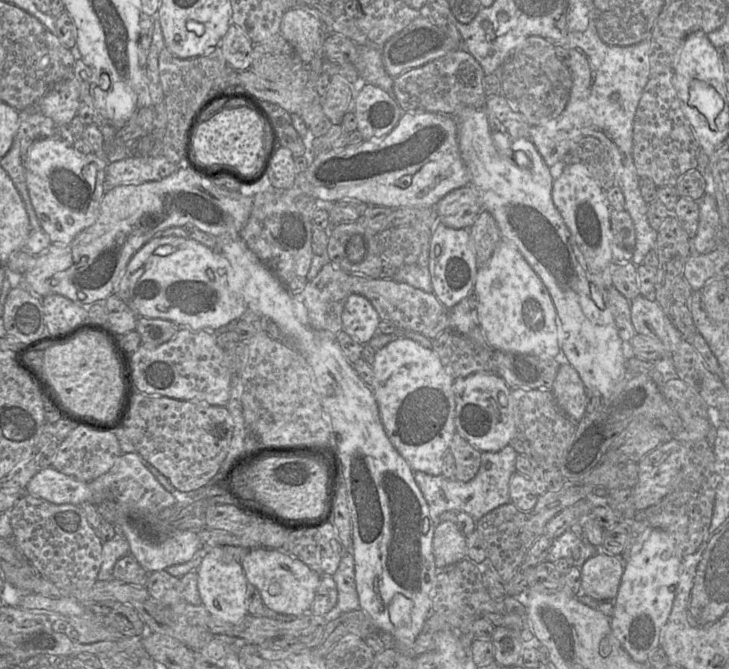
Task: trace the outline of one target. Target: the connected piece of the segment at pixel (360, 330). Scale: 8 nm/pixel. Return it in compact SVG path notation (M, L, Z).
M351 293L342 312L343 329L354 341L366 345L378 333L381 321L371 302L360 294Z

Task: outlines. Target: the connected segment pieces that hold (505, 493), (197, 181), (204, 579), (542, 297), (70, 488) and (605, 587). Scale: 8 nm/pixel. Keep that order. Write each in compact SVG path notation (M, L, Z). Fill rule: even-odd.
M508 444L499 451L481 452L481 465L476 476L462 482L456 479L448 479L443 475L433 476L421 471L414 471L414 480L423 494L429 508L435 526L439 516L446 511L465 512L476 521L481 519L495 508L511 502L510 479L516 472L516 458L518 453Z
M186 165L179 166L175 172L161 180L108 188L100 202L97 220L69 244L50 244L42 254L35 257L34 266L21 276L21 283L40 298L59 294L88 309L96 301L105 301L116 291L118 281L132 256L167 228L193 225L218 239L240 238L240 232L252 209L254 194L244 189L240 192L218 189L212 180L197 174Z
M235 546L203 547L205 555L197 571L198 592L202 605L215 618L231 624L240 623L247 612L247 579L241 558L248 550Z
M501 240L489 260L479 266L474 289L478 301L475 309L476 324L494 350L546 357L555 357L560 352L554 303L539 276L513 245Z
M52 466L40 468L28 482L24 491L26 494L58 505L93 503L89 483L65 475Z
M595 546L597 554L584 562L581 568L581 588L577 596L588 595L604 601L614 600L624 572L624 562L604 546Z

